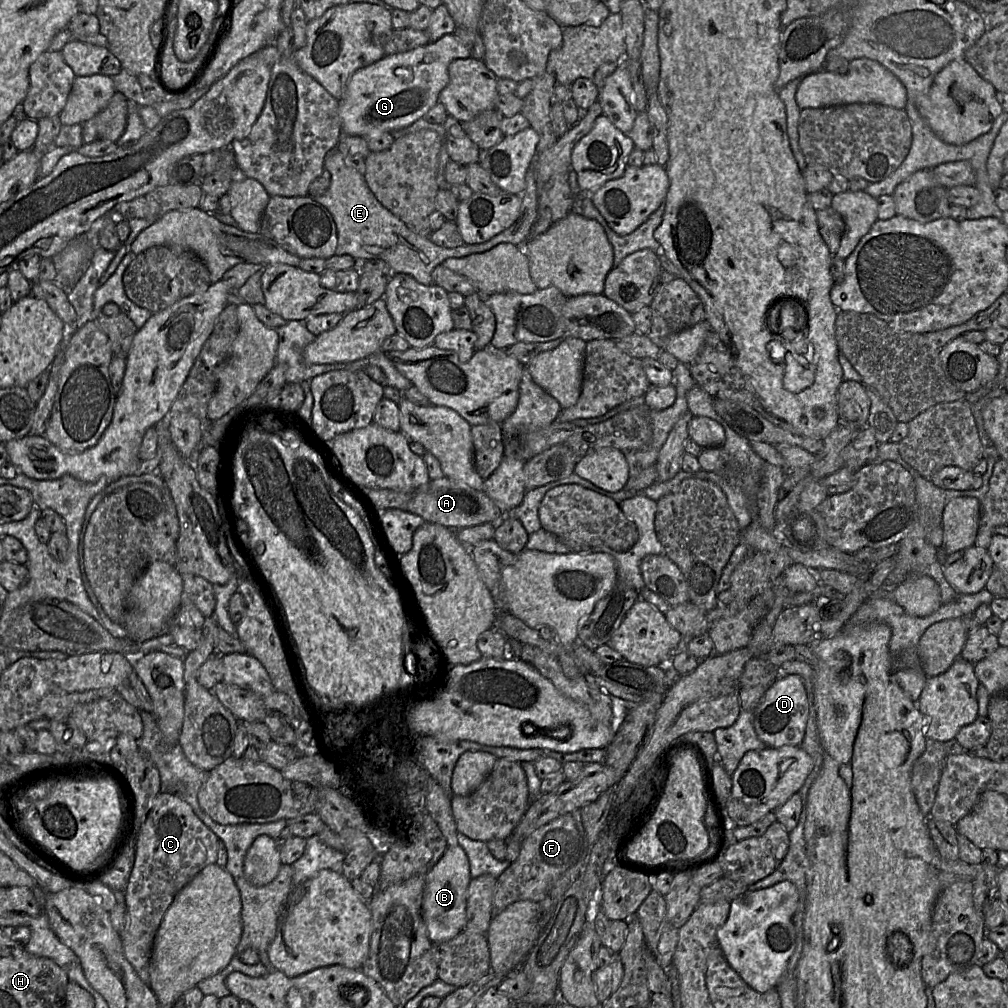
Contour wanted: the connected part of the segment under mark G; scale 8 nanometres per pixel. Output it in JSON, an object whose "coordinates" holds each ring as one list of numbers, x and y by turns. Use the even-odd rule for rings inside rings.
{"coordinates":[[446,34,435,42,413,50,385,55,357,70,348,79,345,93,339,100,341,133,365,137,371,132,391,132,411,125,439,102,440,92,449,82,449,64,455,59,467,59,470,56,470,51,454,34],[401,67,412,72,410,81,396,75,396,69]]}

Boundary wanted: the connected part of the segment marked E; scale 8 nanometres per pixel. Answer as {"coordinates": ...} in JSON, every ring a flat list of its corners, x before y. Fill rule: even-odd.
{"coordinates":[[337,146,329,150,324,159,324,169,331,174,330,186,324,194,313,199,331,213,336,224,337,247,335,255,350,255,356,260,381,259,390,265,393,273,404,273,412,276,420,284,432,285,432,271,447,259,483,253,501,243,523,246,537,218,538,195,534,176,536,163,532,159,526,173,526,189,522,194,522,207,518,219,509,228,486,242,464,243,456,248,438,246,430,240,430,237,412,232,402,220,378,201,364,176,346,165]]}

